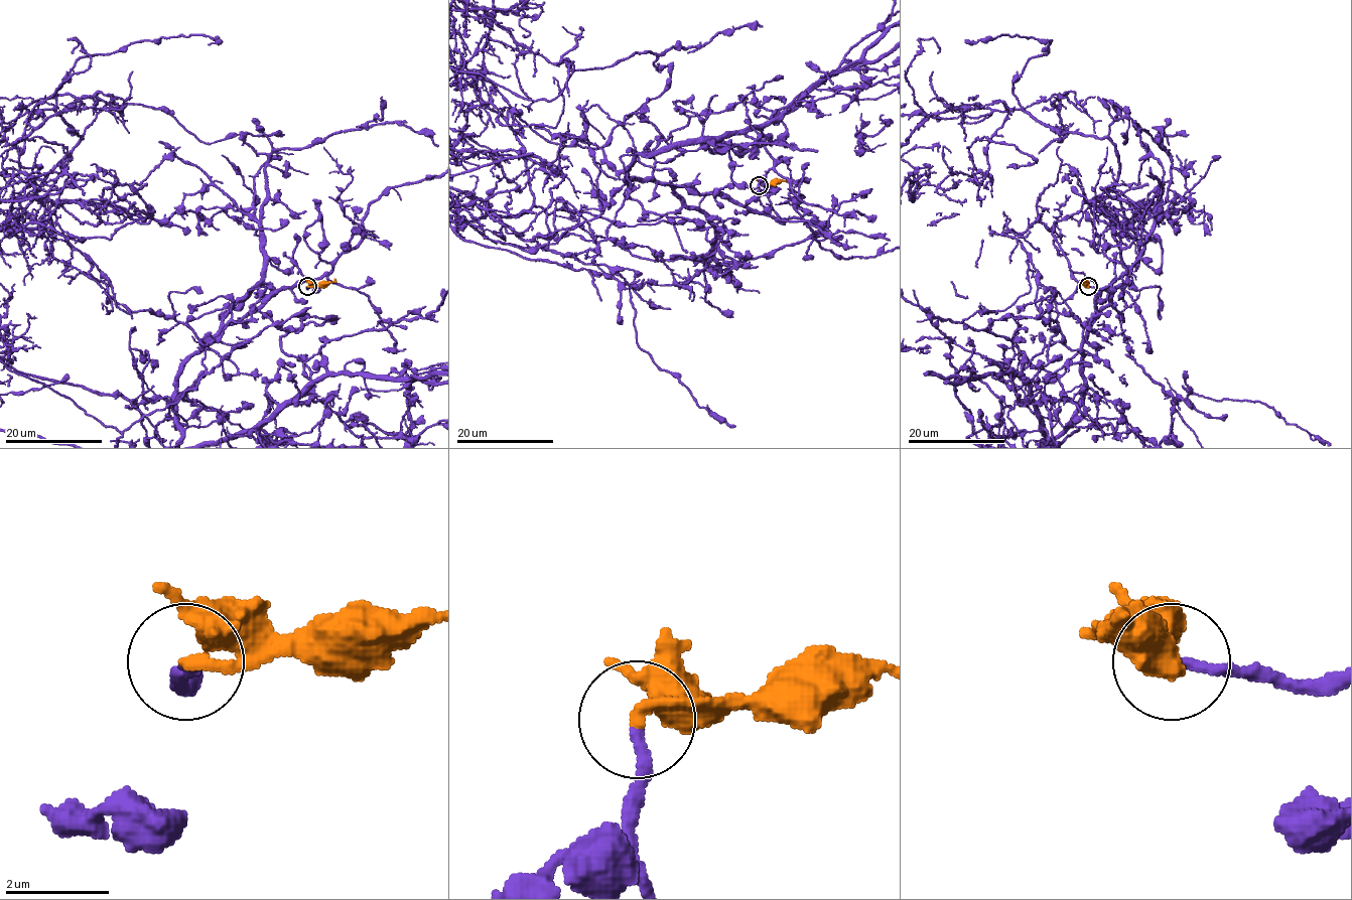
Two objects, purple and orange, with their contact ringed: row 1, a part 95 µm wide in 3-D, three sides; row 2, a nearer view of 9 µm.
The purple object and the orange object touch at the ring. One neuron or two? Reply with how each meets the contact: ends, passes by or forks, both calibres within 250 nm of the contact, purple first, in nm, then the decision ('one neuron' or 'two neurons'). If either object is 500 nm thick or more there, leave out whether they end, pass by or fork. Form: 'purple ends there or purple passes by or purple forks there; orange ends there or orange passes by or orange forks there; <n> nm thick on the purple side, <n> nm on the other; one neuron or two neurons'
purple ends there; orange ends there; 200 nm thick on the purple side, 400 nm on the other; one neuron

